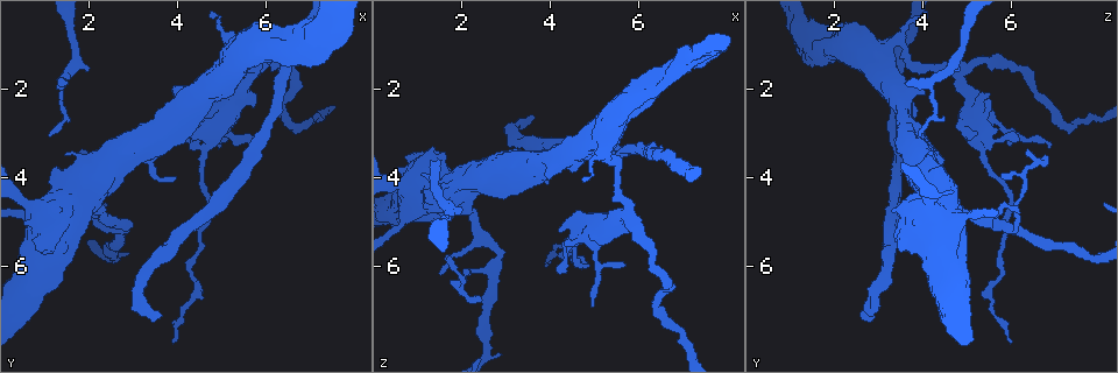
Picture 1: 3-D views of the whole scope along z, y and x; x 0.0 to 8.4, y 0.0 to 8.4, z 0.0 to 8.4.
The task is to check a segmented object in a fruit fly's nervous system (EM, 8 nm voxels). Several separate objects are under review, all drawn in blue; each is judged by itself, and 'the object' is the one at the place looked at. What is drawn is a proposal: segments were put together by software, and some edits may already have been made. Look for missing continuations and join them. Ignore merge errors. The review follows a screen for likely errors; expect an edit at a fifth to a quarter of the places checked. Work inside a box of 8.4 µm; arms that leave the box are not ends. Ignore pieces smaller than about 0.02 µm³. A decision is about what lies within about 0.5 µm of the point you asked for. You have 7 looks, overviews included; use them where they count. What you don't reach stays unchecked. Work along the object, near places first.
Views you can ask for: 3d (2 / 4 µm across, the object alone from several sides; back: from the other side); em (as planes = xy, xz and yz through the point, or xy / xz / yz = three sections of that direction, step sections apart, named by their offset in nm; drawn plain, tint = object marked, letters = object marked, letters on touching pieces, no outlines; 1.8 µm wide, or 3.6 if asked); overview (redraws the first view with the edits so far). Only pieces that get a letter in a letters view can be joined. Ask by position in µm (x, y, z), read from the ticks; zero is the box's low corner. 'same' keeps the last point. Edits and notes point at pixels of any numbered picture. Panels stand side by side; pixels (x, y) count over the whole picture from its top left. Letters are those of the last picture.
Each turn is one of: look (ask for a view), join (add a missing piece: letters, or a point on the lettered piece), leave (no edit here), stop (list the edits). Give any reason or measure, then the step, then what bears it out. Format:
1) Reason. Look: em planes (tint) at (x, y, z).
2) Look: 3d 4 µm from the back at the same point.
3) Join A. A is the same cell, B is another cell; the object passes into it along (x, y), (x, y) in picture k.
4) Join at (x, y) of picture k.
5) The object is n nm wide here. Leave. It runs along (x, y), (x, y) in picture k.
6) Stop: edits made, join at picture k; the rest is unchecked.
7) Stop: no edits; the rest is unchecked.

Free end. Look: em 3.6 µm yz step 4 (tint) at (3.65, 7.15, 2.60).

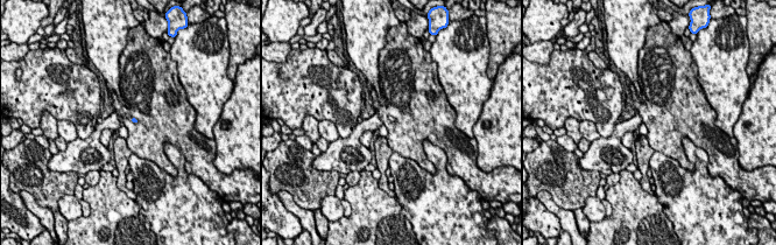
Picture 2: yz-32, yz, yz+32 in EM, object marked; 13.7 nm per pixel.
Look: em 3.6 µm planes (tint) at the same point.

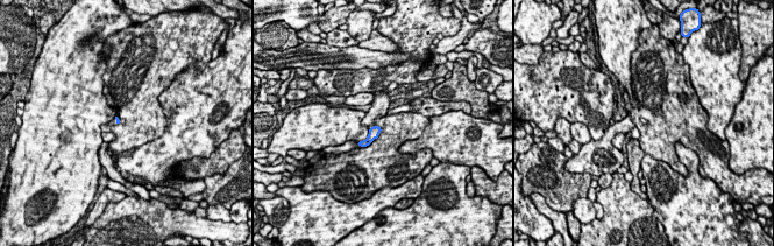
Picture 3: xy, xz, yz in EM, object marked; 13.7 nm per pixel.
See the neighbours. Look: em 3.6 µm planes (letters) at the same point.

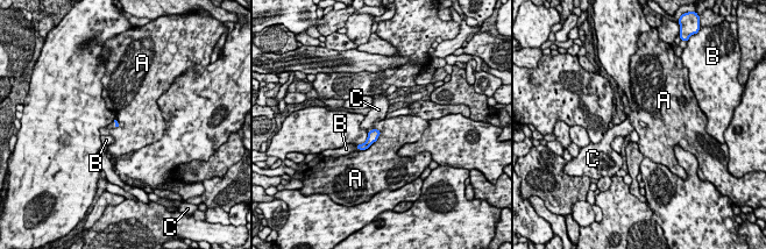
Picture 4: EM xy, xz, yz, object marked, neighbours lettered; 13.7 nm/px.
Join C. C is the same cell, A and B are other cells; the object passes into it along (373, 135), (371, 129), (376, 113) in picture 4; the neuron continues.

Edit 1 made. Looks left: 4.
Redraw. Look: overview.

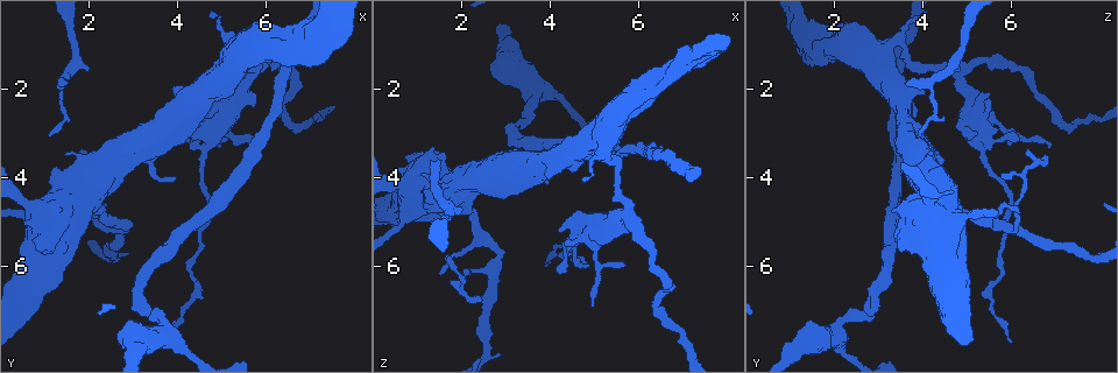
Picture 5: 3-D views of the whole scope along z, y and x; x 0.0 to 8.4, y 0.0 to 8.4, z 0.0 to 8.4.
Look: 3d 2 µm at (7.35, 0.75, 1.20).

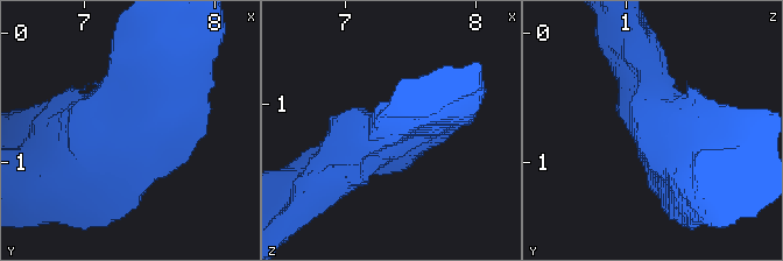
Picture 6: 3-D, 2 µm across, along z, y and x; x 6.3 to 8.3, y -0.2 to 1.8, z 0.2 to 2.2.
Look: em planes (letters) at (7.34, 0.72, 1.22).

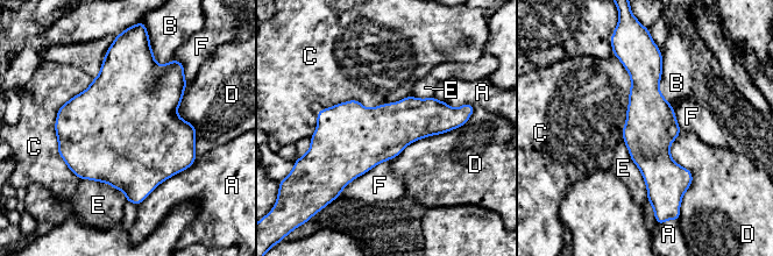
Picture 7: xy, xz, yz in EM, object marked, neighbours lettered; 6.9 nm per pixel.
Join B. B is the same cell, A, C, D, E and F are other cells; it goes on there.

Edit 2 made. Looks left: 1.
An open end. Look: em planes (letters) at (1.45, 1.80, 3.65).

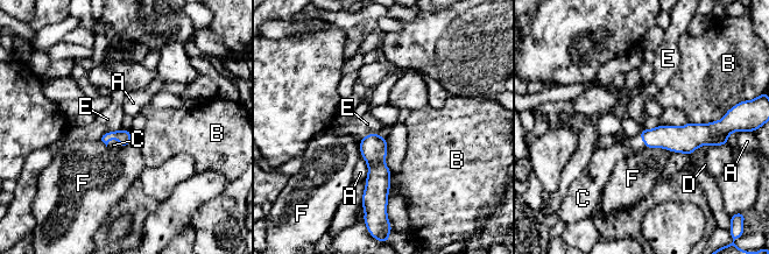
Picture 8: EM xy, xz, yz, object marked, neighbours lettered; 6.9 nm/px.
Join C. C is the same cell, A, B, D, E and F are other cells; the object passes into it along (124, 136), (115, 138), (113, 145) in picture 8; it goes on there.

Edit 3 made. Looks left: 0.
Stop: edits made, join at picture 4, join at picture 7, join at picture 8; the rest is unchecked.

